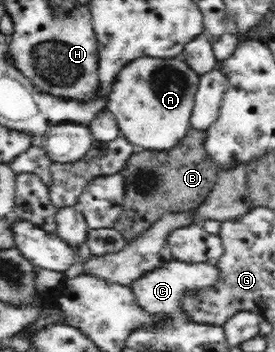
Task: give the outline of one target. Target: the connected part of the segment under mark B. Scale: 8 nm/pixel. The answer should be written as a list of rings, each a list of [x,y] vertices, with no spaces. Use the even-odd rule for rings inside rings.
[[[190,130],[175,147],[168,150],[146,150],[132,153],[121,171],[125,181],[123,212],[114,224],[130,242],[144,230],[161,220],[164,214],[198,209],[217,181],[219,164],[205,149],[205,130]]]

